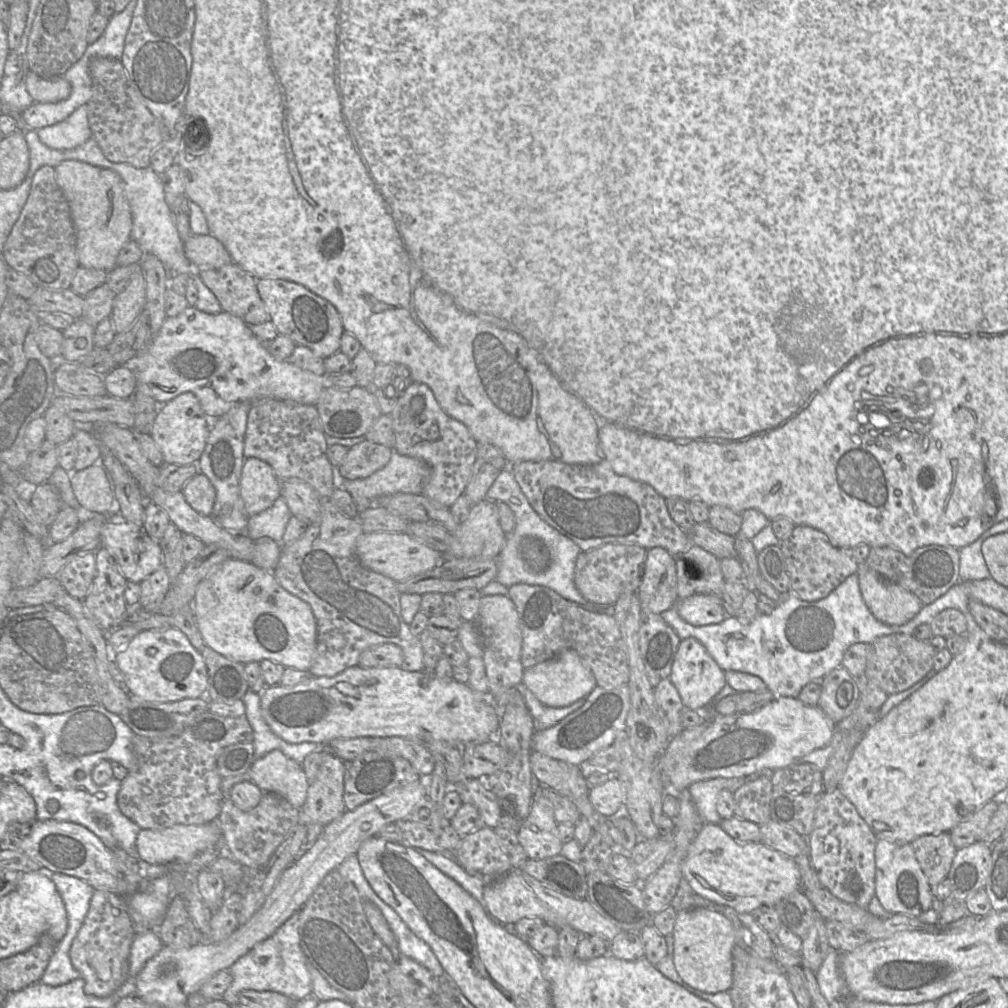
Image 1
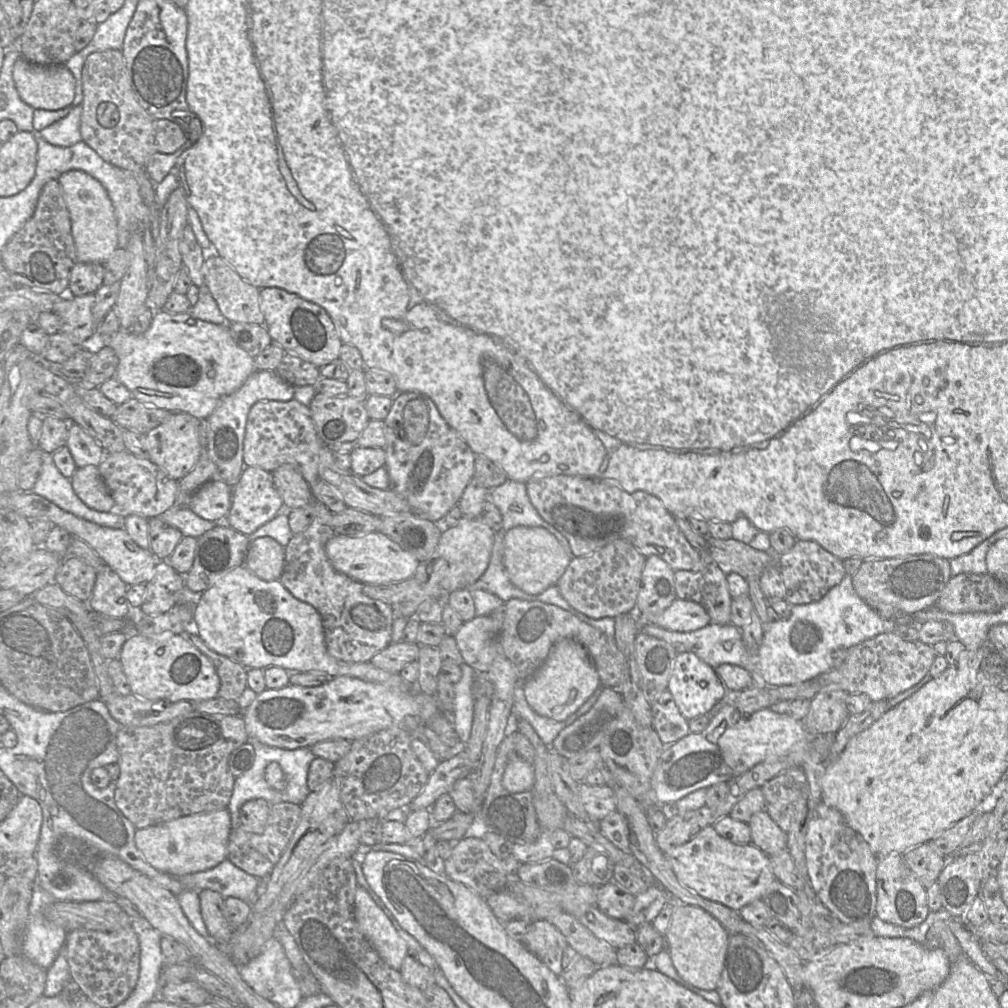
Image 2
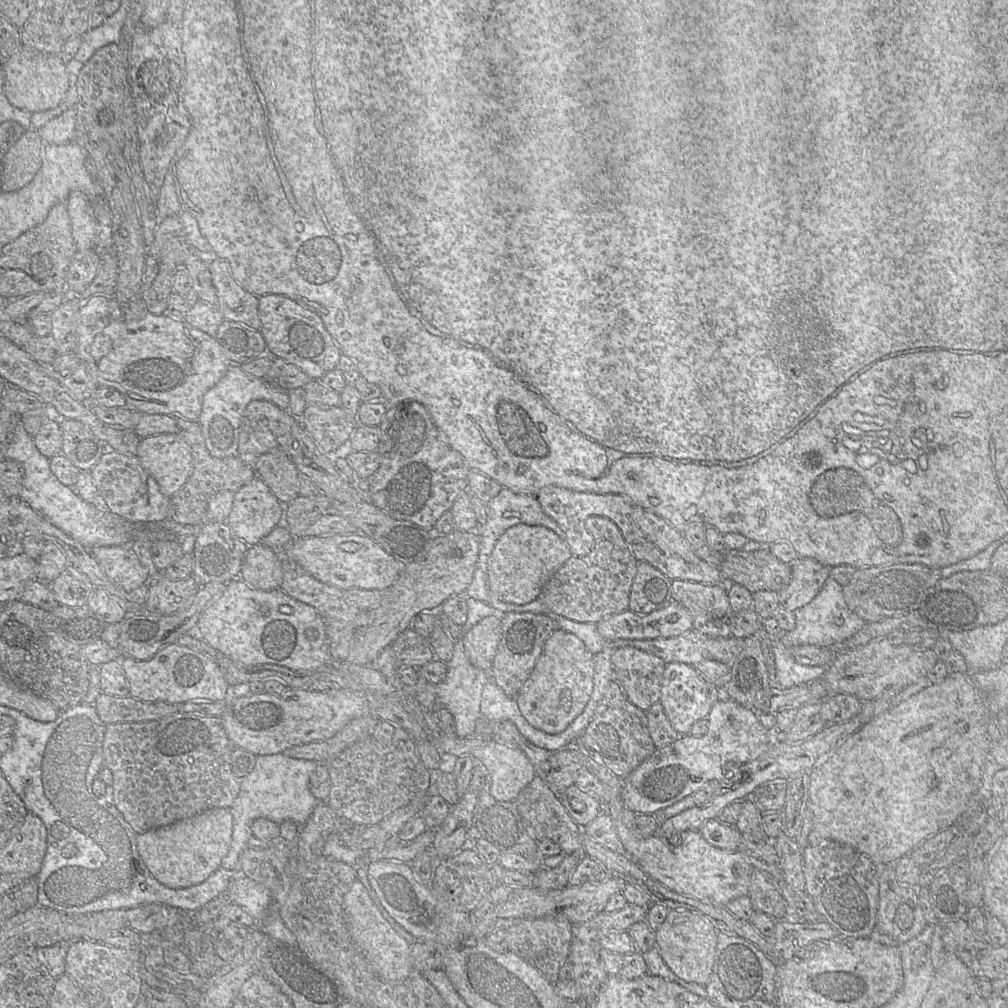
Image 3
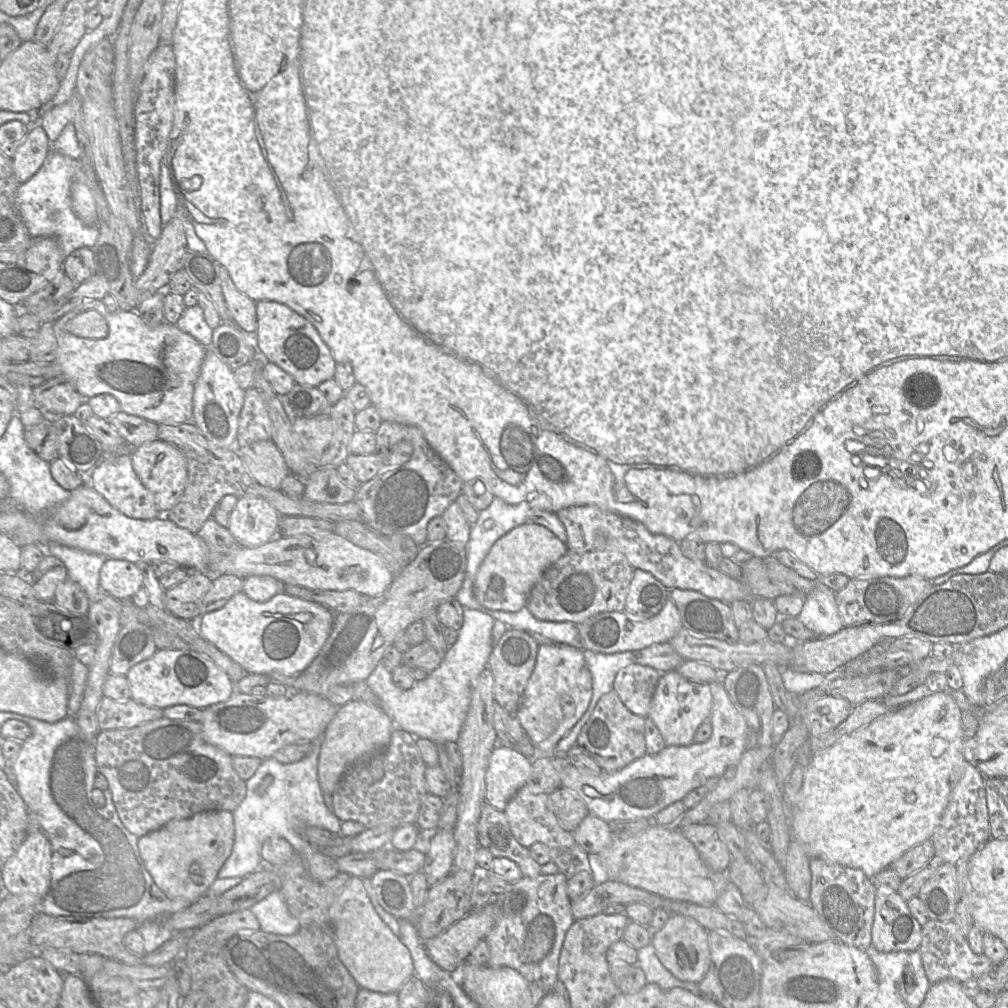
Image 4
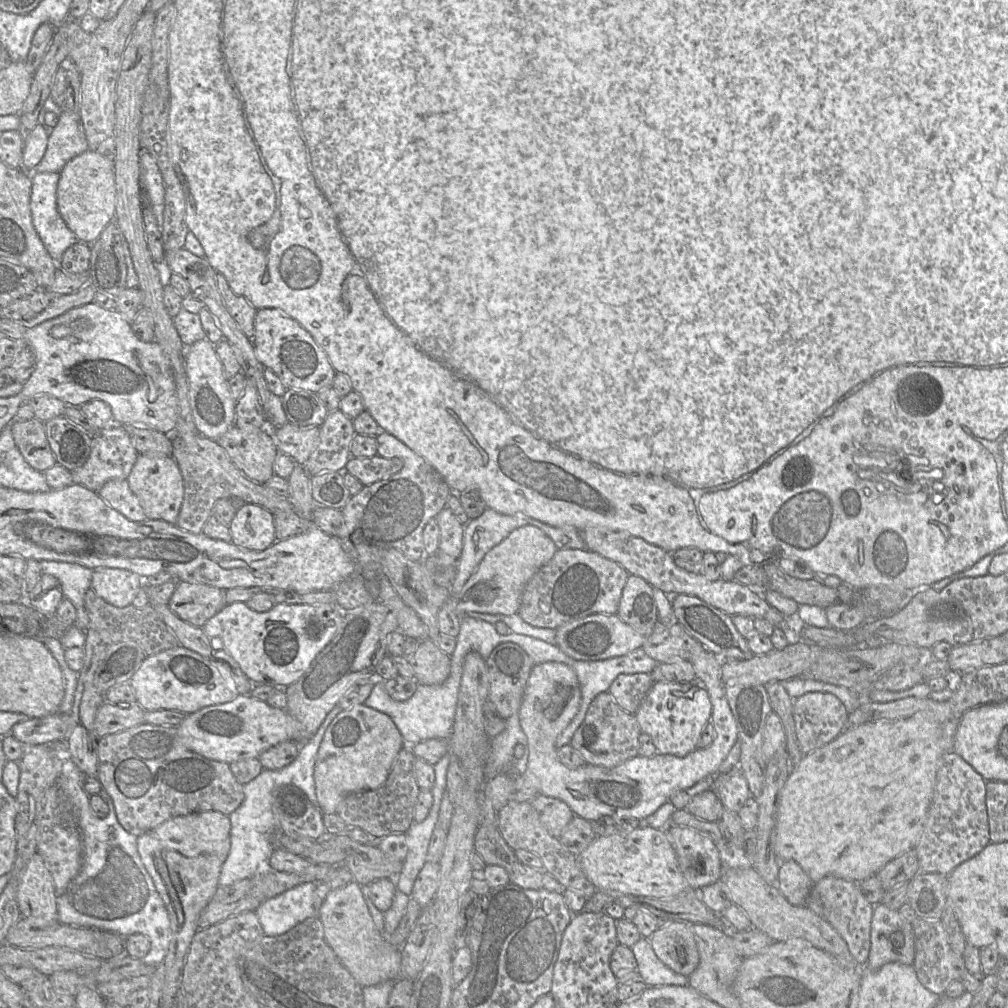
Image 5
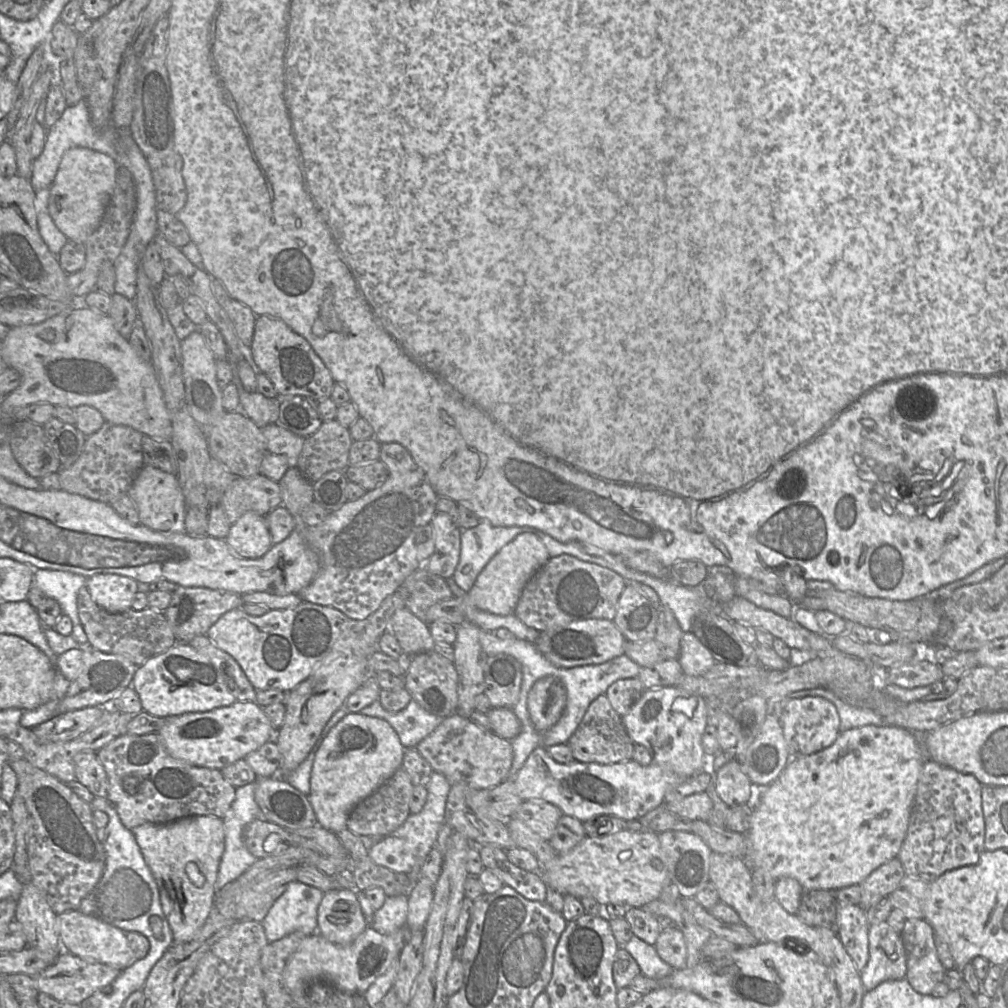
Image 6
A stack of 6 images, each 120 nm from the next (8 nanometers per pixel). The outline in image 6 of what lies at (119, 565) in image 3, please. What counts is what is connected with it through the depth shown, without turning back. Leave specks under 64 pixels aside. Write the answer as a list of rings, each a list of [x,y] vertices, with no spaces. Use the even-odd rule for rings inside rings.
[[[95,574],[87,579],[86,587],[92,600],[109,613],[122,613],[131,608],[138,590],[138,582],[118,574]]]

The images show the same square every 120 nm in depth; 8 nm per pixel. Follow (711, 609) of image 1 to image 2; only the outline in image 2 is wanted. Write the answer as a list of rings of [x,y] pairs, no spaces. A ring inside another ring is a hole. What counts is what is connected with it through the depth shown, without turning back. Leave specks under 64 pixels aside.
[[[678,598],[659,614],[638,618],[640,628],[649,622],[676,632],[694,631],[710,624],[710,617],[700,604]]]

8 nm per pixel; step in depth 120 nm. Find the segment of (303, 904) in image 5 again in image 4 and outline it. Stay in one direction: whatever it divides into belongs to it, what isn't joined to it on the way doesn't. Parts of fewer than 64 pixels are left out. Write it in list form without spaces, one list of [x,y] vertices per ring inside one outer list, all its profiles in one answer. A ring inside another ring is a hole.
[[[279,891],[269,894],[249,909],[263,932],[292,935],[300,928],[299,921],[291,915]]]

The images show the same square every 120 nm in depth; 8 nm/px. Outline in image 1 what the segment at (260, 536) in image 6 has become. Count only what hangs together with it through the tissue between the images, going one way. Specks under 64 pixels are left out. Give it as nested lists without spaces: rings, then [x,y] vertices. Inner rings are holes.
[[[255,457],[245,458],[240,477],[240,496],[249,518],[274,504],[281,495],[281,482],[267,462]]]

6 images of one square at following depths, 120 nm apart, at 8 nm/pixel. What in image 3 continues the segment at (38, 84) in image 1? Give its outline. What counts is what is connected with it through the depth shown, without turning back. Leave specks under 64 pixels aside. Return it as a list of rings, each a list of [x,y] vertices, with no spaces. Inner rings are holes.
[[[21,45],[8,59],[3,60],[4,93],[10,104],[30,113],[57,107],[69,87],[66,64],[60,55],[42,53]]]

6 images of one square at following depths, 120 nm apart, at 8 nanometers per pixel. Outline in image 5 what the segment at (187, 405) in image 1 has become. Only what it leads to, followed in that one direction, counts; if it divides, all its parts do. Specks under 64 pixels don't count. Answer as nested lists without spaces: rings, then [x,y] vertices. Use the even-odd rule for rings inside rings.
[[[139,454],[127,478],[131,491],[138,498],[147,519],[164,520],[175,524],[184,495],[184,485],[179,466],[172,456]]]

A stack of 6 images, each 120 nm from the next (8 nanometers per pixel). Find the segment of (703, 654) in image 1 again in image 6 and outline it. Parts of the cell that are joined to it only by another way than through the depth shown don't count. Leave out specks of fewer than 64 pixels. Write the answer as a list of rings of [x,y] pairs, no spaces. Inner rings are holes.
[[[677,686],[649,689],[622,717],[632,741],[646,747],[654,763],[685,778],[703,770],[708,757],[703,750],[702,736],[710,723],[704,697],[690,694]]]

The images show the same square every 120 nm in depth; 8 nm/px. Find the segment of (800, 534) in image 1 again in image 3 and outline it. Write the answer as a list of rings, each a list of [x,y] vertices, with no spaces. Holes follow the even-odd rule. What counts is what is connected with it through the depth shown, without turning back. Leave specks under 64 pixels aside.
[[[798,557],[790,563],[791,580],[778,593],[780,606],[794,612],[811,602],[822,589],[830,568],[813,558]]]

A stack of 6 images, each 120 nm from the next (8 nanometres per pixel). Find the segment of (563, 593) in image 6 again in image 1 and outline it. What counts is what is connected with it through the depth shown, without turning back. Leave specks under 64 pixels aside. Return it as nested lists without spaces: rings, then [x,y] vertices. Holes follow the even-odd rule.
[[[605,544],[581,552],[577,557],[574,583],[588,601],[602,606],[614,605],[623,593],[637,593],[642,580],[647,549],[635,544]]]

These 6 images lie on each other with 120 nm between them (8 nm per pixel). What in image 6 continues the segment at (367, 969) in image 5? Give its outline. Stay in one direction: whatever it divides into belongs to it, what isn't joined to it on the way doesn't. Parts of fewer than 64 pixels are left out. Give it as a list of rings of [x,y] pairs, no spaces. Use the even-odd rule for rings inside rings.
[[[349,889],[324,893],[318,907],[317,925],[317,933],[338,945],[354,941],[368,927],[357,895]]]

